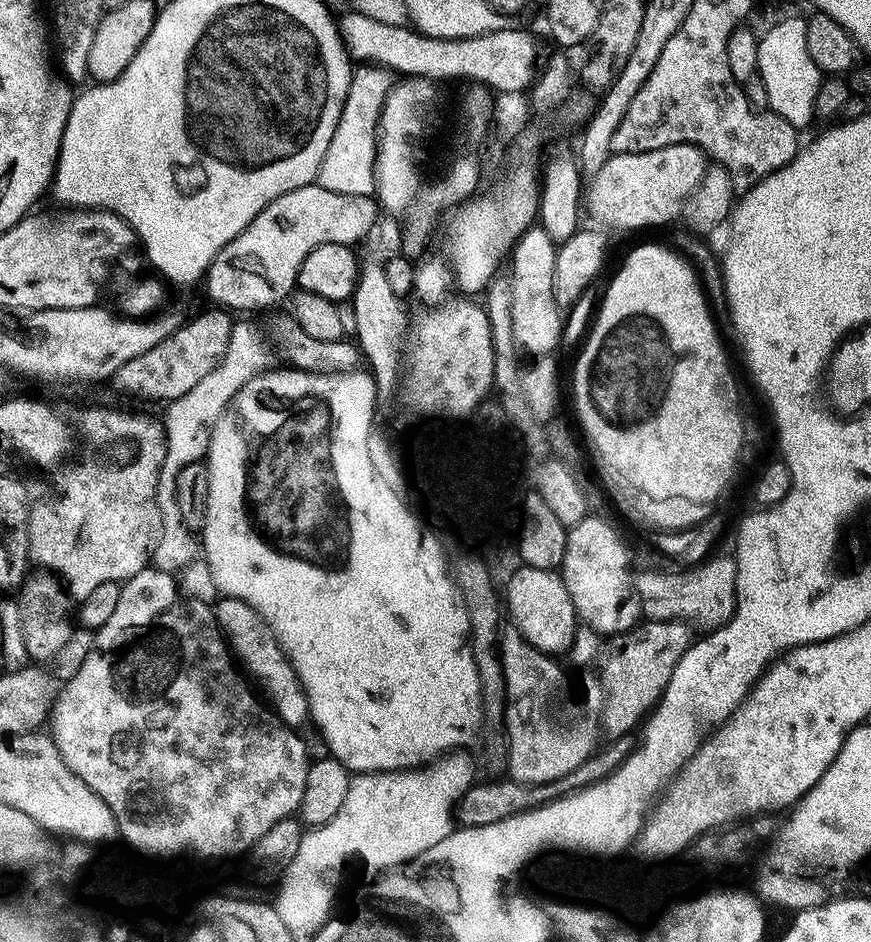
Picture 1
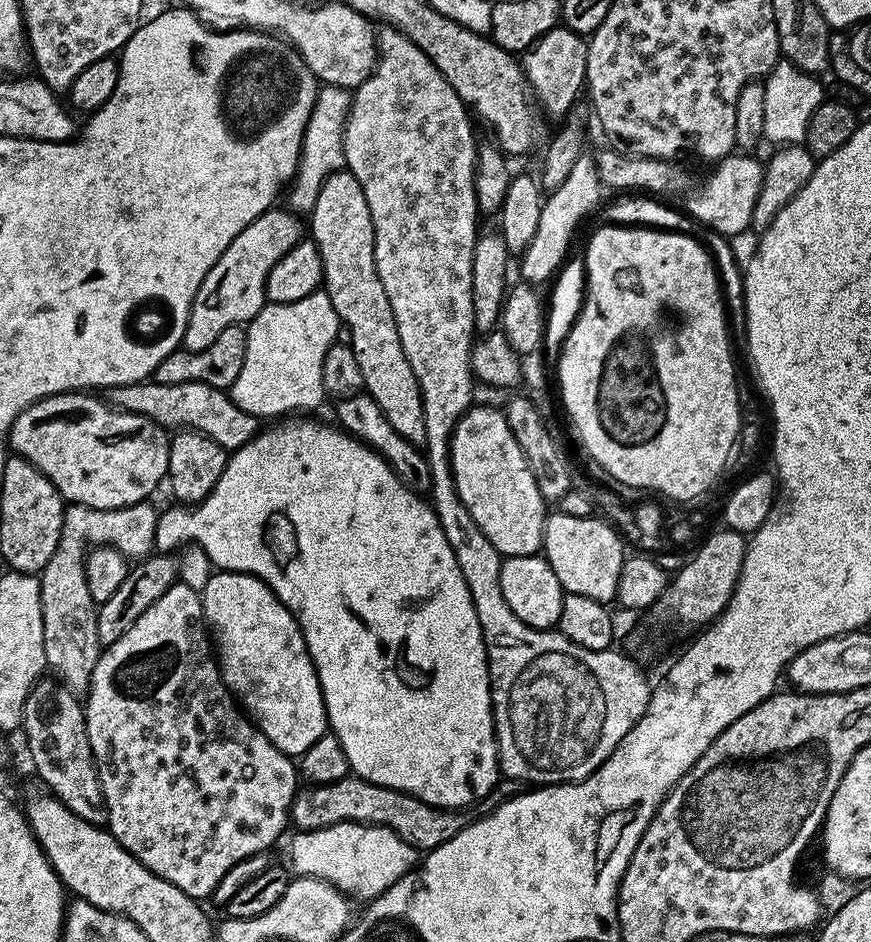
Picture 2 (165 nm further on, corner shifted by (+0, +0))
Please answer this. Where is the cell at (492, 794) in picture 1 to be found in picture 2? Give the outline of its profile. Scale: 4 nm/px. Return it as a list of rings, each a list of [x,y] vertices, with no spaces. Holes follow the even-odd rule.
[[[345,778],[333,784],[315,785],[312,789],[306,789],[297,793],[290,813],[291,821],[299,831],[355,820],[358,824],[380,824],[398,834],[398,838],[402,838],[402,842],[410,847],[431,850],[442,846],[442,842],[450,842],[450,838],[454,838],[454,834],[458,834],[470,822],[467,811],[435,808],[408,792],[395,792],[392,788],[371,784],[359,778]]]

